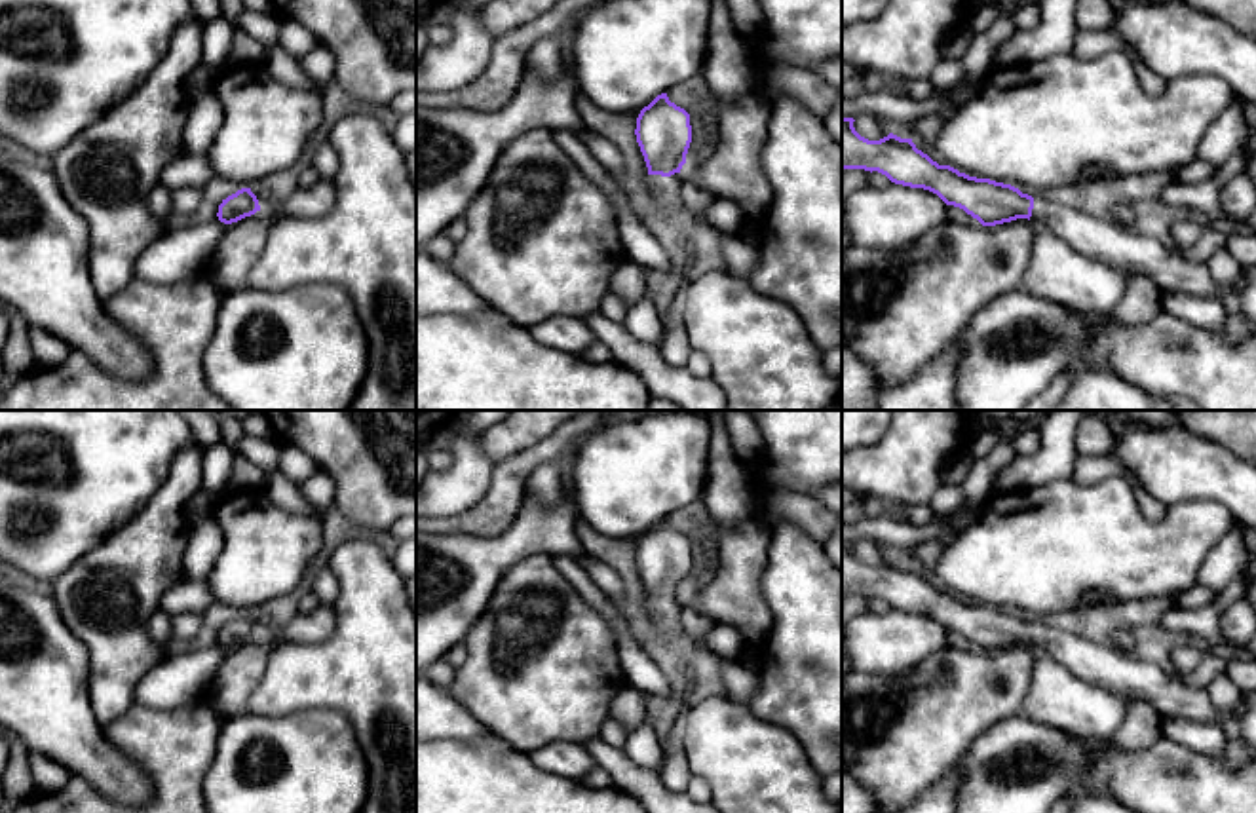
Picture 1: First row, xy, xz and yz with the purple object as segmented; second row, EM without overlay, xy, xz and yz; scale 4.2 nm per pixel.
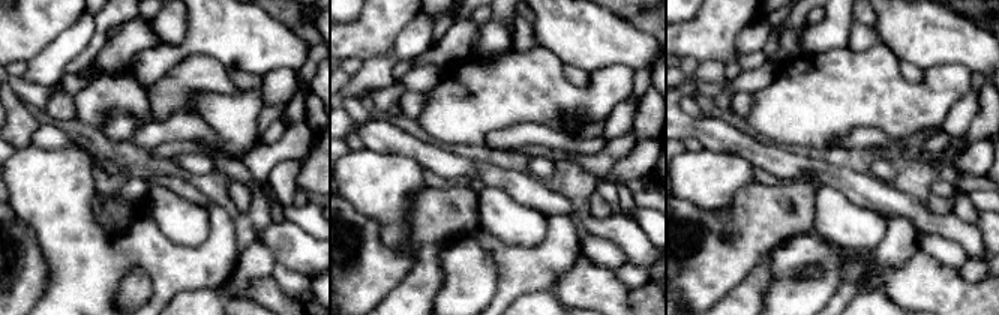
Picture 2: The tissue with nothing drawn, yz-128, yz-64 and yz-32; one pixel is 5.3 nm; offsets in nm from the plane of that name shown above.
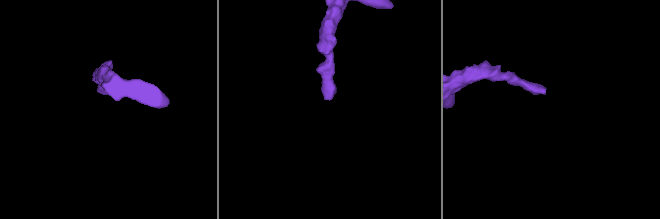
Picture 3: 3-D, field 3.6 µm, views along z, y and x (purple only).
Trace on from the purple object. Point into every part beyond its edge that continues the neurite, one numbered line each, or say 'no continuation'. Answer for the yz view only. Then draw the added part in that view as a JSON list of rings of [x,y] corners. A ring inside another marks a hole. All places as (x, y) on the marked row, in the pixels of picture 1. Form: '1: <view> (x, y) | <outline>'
1: yz (1104, 240) | [[[1034,196],[1030,220],[1037,228],[1049,228],[1087,256],[1151,279],[1159,293],[1216,296],[1226,313],[1241,312],[1241,294],[1231,285],[1216,283],[1205,262],[1188,262],[1178,247],[1165,247],[1153,237],[1136,234],[1131,226],[1081,213],[1041,196]]]

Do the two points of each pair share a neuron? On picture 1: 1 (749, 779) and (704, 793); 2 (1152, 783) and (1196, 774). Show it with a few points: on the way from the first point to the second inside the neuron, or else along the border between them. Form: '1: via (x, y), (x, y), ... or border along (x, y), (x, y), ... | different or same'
1: border along (694, 775), (713, 793) | different
2: via (1163, 783), (1184, 783) | same

